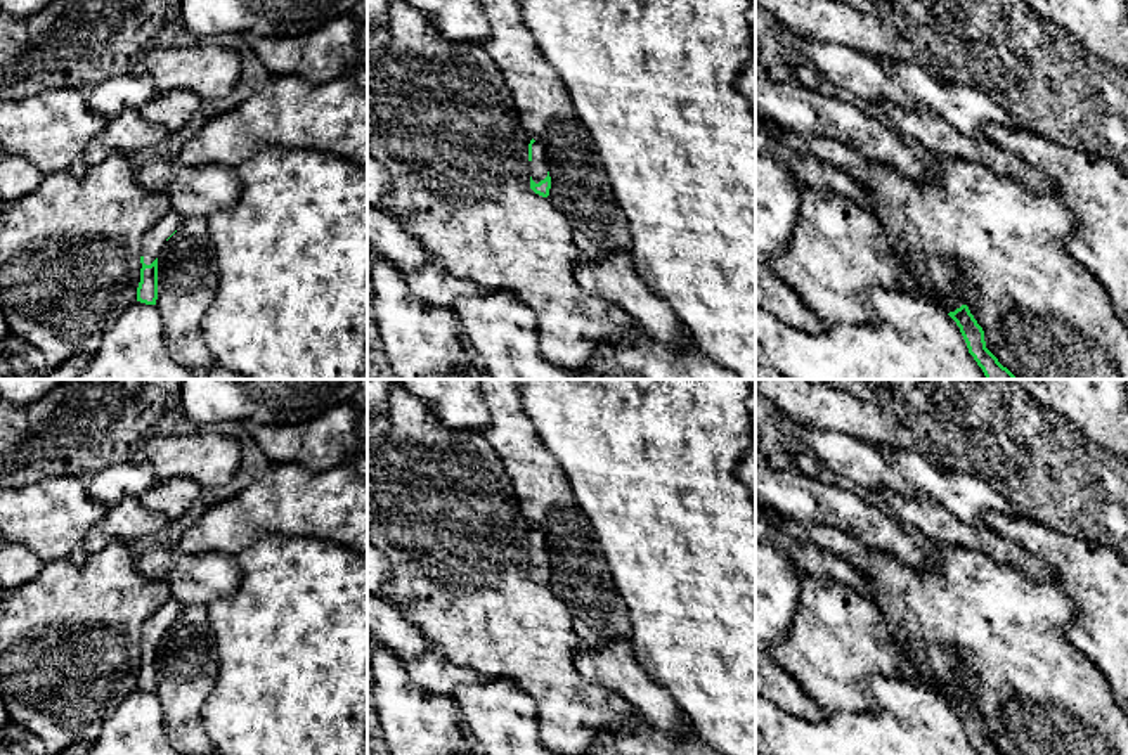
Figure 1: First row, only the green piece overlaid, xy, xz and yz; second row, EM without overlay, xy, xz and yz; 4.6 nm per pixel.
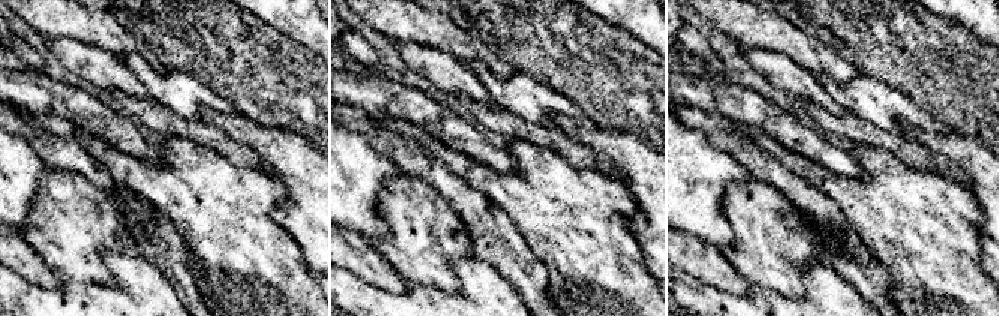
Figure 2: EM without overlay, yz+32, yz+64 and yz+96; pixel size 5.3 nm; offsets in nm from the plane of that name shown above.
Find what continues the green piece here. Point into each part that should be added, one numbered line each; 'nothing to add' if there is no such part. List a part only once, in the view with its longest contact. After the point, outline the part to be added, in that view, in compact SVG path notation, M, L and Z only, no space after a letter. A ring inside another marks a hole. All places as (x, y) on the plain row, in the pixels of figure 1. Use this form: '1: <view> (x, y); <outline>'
1: xz (539, 549); M541 530L532 532L530 565L535 571L548 565L548 545Z

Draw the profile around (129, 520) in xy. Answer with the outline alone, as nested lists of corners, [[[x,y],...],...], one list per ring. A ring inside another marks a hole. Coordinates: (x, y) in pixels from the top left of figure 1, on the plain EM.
[[[126,497],[107,507],[107,514],[95,523],[85,537],[88,552],[99,552],[111,540],[123,540],[128,545],[158,535],[170,525],[170,519],[147,509],[139,499]]]

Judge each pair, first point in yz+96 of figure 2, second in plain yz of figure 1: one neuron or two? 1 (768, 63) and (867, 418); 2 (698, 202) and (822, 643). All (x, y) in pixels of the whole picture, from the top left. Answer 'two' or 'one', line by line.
1: two
2: two

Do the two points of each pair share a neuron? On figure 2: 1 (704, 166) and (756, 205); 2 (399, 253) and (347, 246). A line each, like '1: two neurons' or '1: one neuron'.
1: two neurons
2: two neurons

